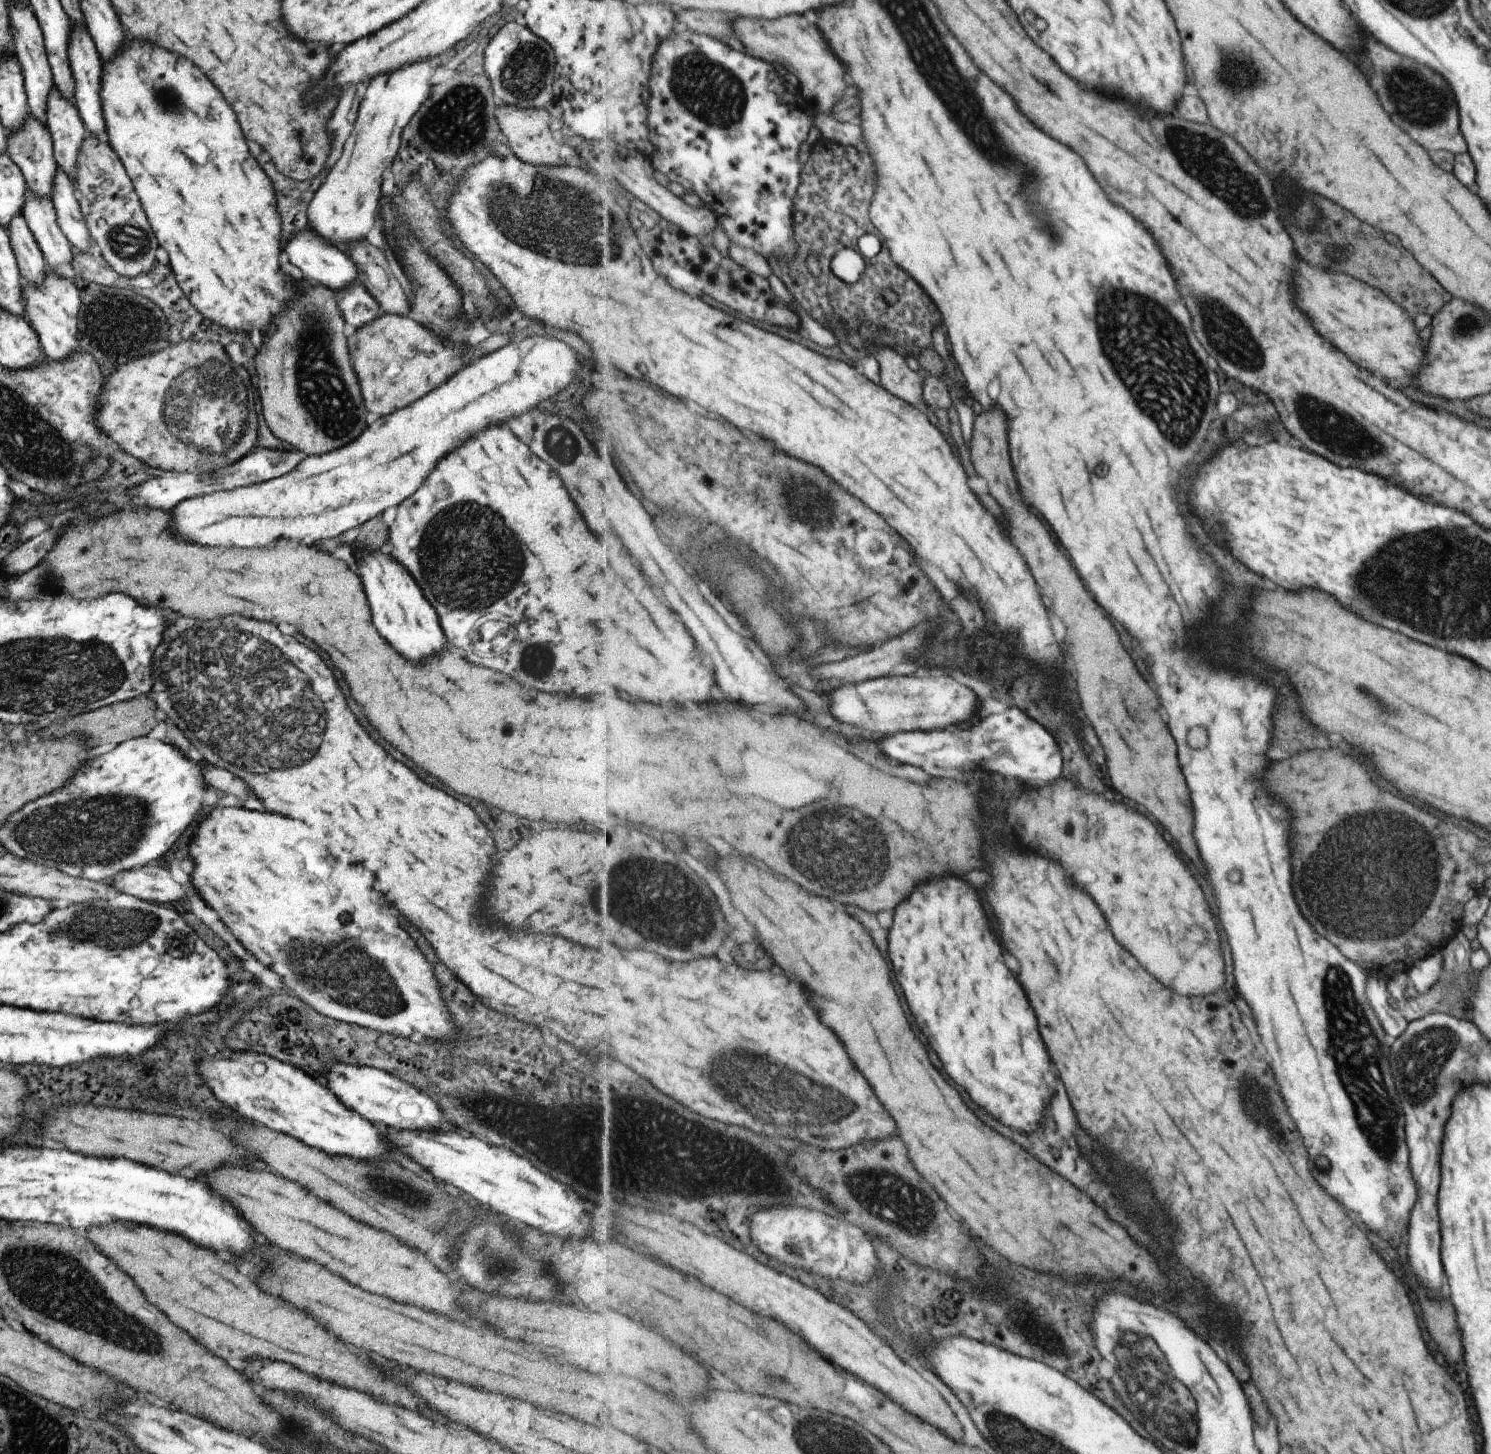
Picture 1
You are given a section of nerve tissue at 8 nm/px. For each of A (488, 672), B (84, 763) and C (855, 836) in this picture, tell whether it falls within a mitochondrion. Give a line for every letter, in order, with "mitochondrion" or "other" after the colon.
A: other
B: other
C: mitochondrion

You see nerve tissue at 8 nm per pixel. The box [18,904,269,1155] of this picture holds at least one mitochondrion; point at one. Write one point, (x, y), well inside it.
(112, 929)

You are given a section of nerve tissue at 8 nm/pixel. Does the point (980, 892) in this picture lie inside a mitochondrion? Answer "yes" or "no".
no

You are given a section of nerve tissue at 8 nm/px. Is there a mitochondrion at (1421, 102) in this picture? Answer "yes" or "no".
yes

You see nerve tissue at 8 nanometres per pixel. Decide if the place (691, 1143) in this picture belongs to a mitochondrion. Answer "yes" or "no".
yes

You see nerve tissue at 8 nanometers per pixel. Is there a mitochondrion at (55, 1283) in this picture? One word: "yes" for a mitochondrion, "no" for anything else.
yes

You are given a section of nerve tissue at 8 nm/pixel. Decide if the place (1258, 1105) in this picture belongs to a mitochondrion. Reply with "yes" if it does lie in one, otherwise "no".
yes

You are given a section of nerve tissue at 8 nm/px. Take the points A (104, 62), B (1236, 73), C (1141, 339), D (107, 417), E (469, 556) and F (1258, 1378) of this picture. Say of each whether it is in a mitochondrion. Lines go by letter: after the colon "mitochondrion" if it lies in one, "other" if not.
A: other
B: mitochondrion
C: mitochondrion
D: other
E: mitochondrion
F: other

